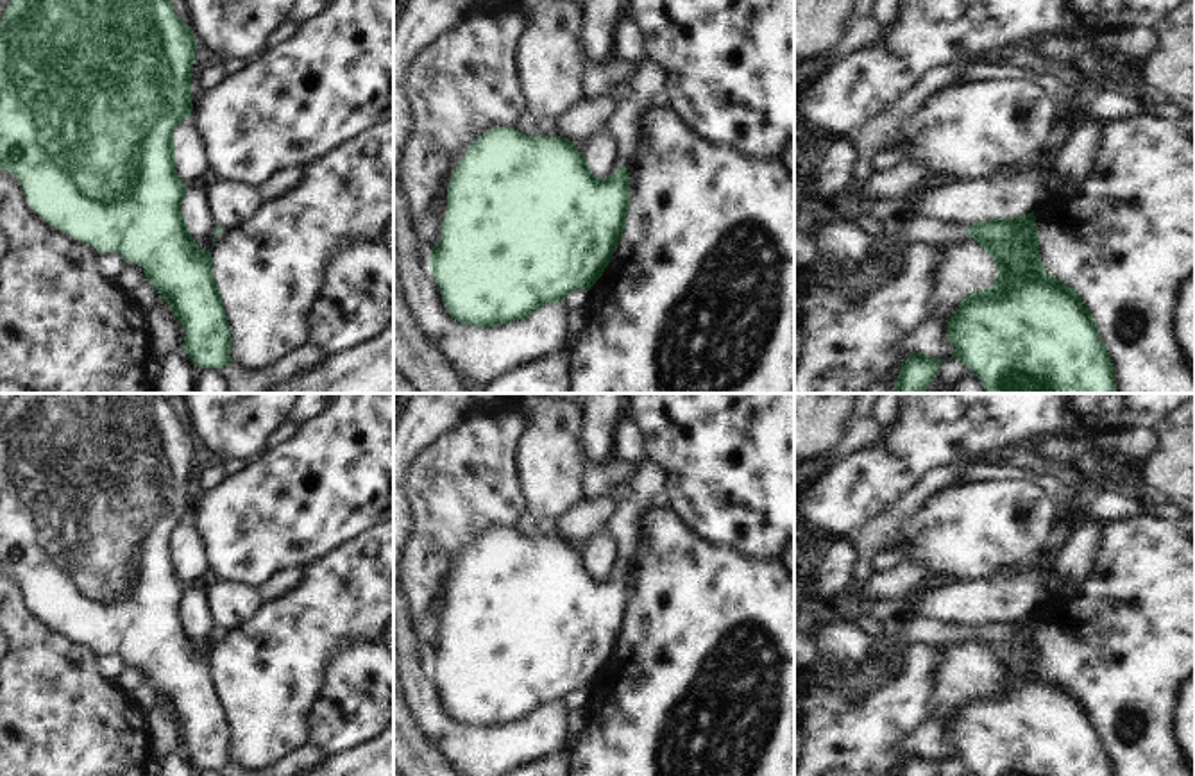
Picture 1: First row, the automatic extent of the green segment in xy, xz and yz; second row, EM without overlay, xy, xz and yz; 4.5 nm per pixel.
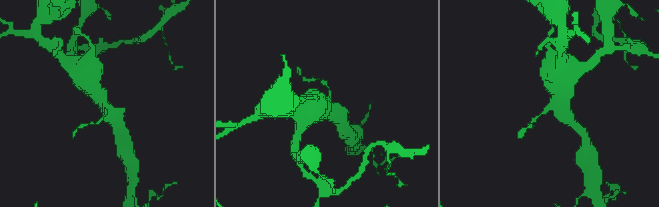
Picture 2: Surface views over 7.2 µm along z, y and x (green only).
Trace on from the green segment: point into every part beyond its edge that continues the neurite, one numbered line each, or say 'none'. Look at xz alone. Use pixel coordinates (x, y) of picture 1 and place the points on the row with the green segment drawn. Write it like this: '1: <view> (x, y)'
1: xz (648, 83)

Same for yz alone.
1: yz (882, 261)

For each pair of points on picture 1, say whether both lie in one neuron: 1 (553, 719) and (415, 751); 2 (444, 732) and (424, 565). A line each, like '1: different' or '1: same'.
1: different
2: different

